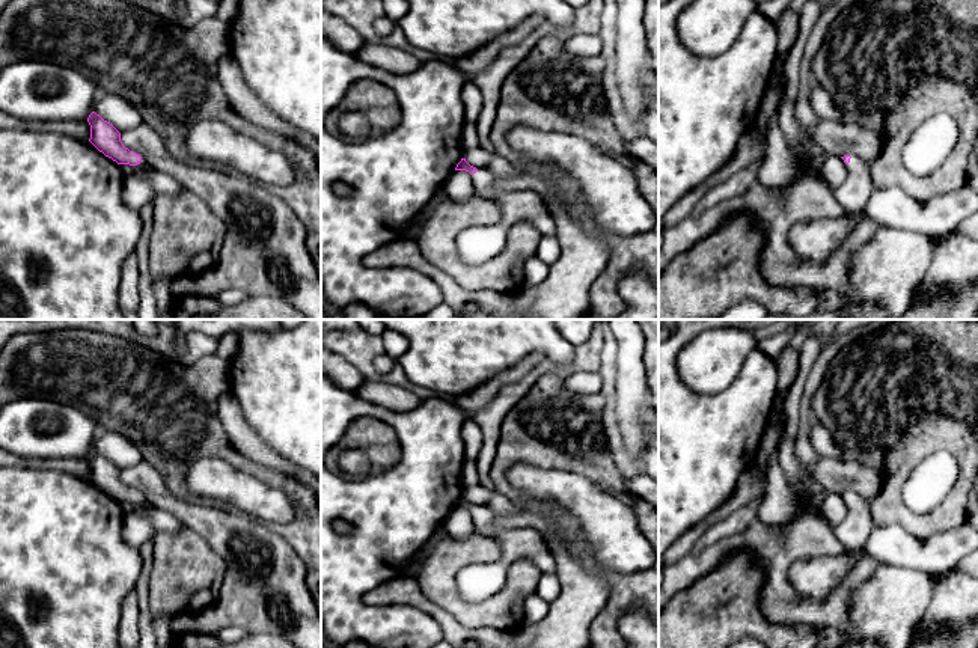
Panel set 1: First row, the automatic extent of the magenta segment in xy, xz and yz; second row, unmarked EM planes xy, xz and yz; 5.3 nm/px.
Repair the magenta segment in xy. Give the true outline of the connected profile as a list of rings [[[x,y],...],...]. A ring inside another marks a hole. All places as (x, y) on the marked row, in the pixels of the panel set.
[[[92,112],[87,118],[87,122],[90,125],[89,142],[105,157],[112,158],[118,164],[140,164],[146,170],[155,169],[148,160],[125,148],[121,142],[121,133],[99,115]]]

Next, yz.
[[[841,157],[847,164],[847,178],[833,188],[838,203],[847,211],[863,212],[873,191],[877,188],[871,176],[871,164],[857,157]]]

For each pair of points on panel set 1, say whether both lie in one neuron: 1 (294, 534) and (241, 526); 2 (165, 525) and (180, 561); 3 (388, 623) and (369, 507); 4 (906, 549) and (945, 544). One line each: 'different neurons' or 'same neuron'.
1: different neurons
2: different neurons
3: same neuron
4: same neuron

